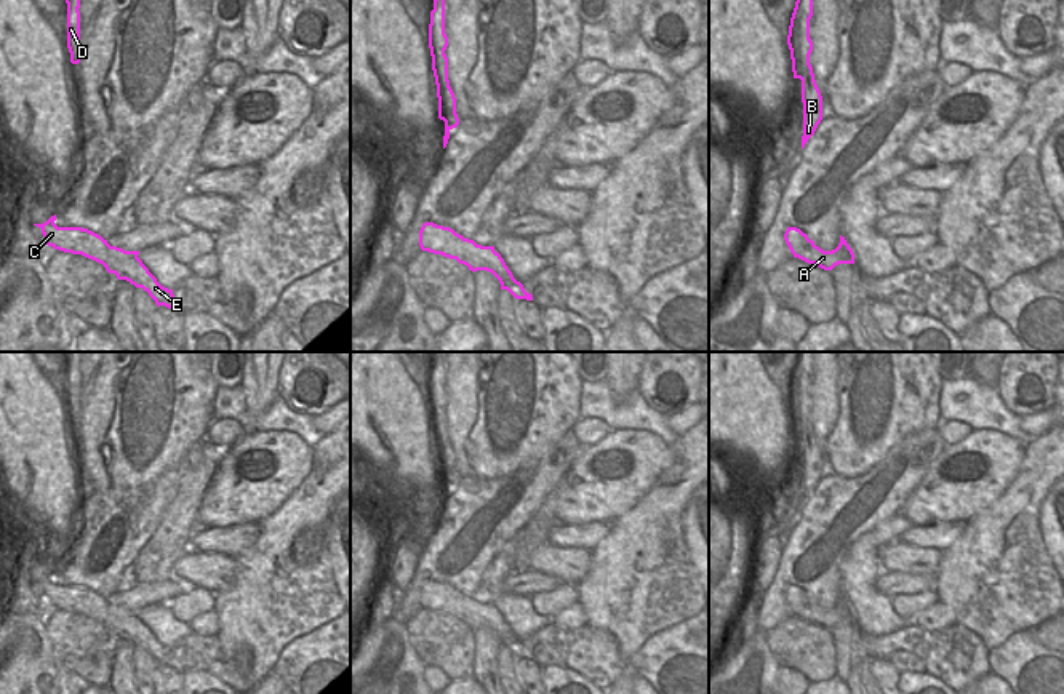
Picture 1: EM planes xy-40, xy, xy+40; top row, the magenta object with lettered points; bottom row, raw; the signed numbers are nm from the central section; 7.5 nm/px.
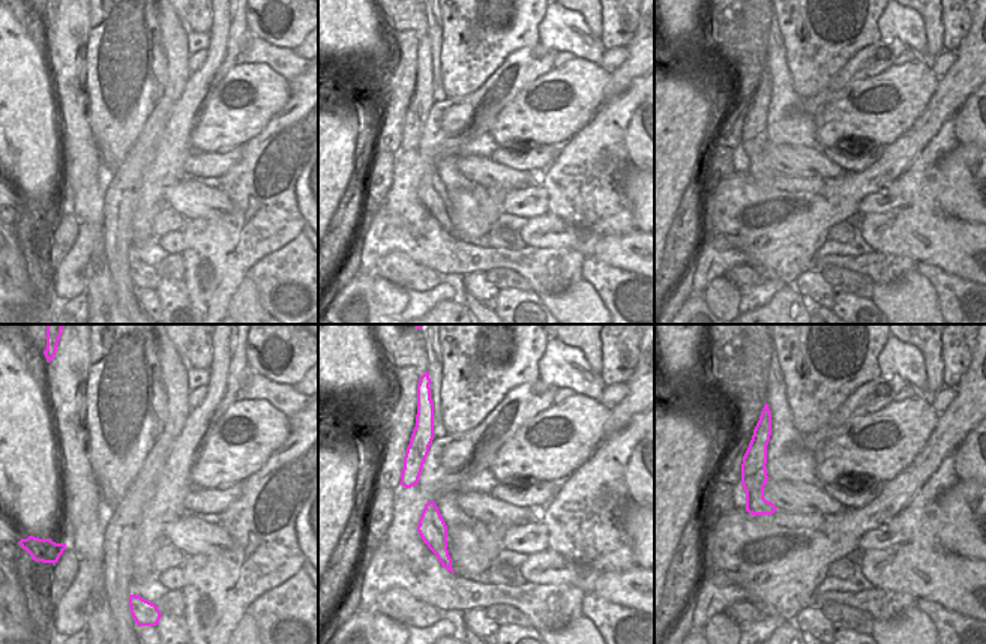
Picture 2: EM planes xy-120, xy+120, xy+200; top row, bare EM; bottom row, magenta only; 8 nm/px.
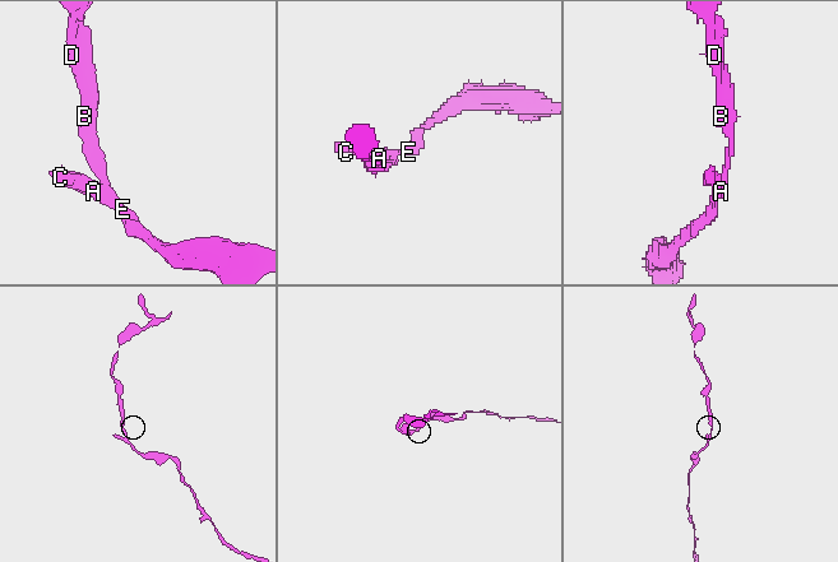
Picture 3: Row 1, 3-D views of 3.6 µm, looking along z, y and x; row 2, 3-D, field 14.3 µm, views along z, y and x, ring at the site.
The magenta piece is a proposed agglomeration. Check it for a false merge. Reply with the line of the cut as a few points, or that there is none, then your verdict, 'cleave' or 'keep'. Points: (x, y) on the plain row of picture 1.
cut xy+40 (836, 606), (844, 608), (853, 619); cleave

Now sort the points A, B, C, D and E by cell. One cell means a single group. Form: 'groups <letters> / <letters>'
groups A C E / B D

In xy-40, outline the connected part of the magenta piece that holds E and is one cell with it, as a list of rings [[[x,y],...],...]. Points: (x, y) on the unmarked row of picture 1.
[[[56,572],[43,582],[34,582],[42,587],[45,601],[54,608],[82,612],[115,632],[118,638],[126,638],[136,646],[142,646],[155,662],[174,667],[173,648],[162,644],[149,627],[138,616],[139,609],[125,609],[110,604],[101,593],[82,585],[58,585]]]

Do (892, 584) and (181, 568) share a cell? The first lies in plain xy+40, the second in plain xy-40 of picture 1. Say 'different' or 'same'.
different

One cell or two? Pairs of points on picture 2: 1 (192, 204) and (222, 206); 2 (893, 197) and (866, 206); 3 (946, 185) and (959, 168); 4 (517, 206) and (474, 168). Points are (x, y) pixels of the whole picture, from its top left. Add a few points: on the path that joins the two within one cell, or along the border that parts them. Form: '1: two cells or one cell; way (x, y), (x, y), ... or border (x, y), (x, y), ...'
1: one cell; way (200, 204), (215, 204)
2: one cell; way (887, 200), (872, 203)
3: one cell; way (950, 180), (958, 173)
4: two cells; border (532, 183), (511, 189)

